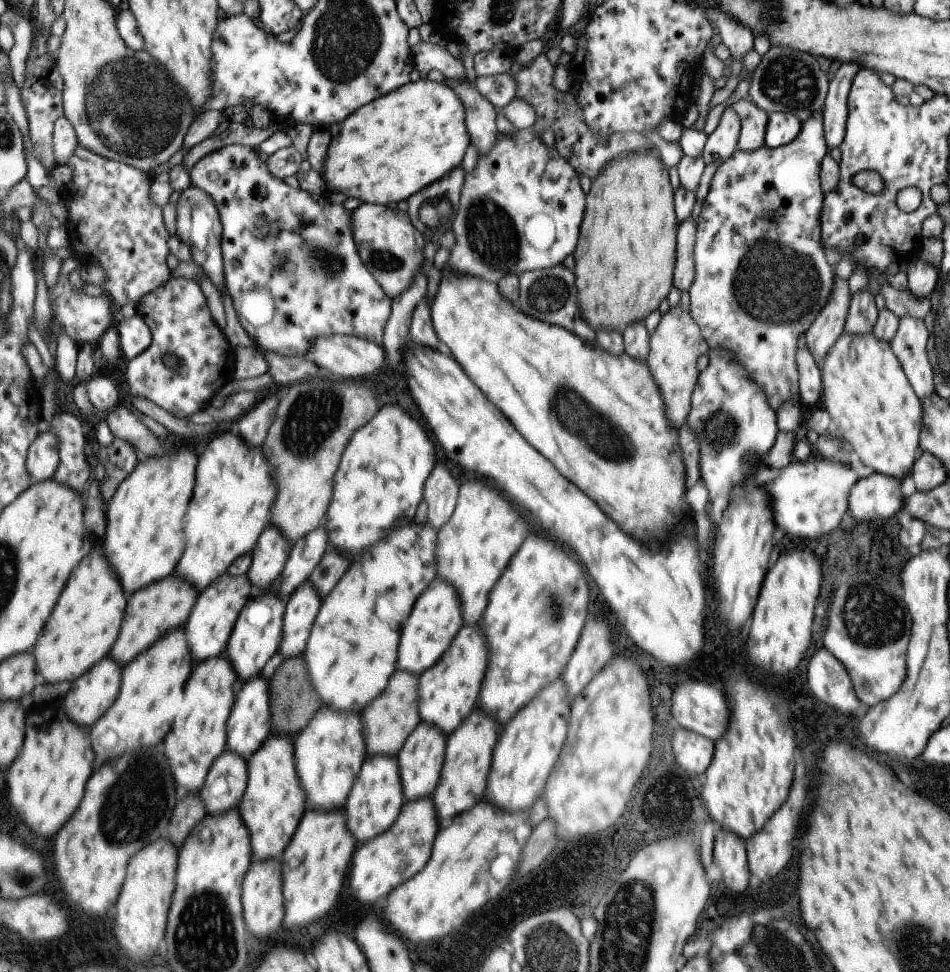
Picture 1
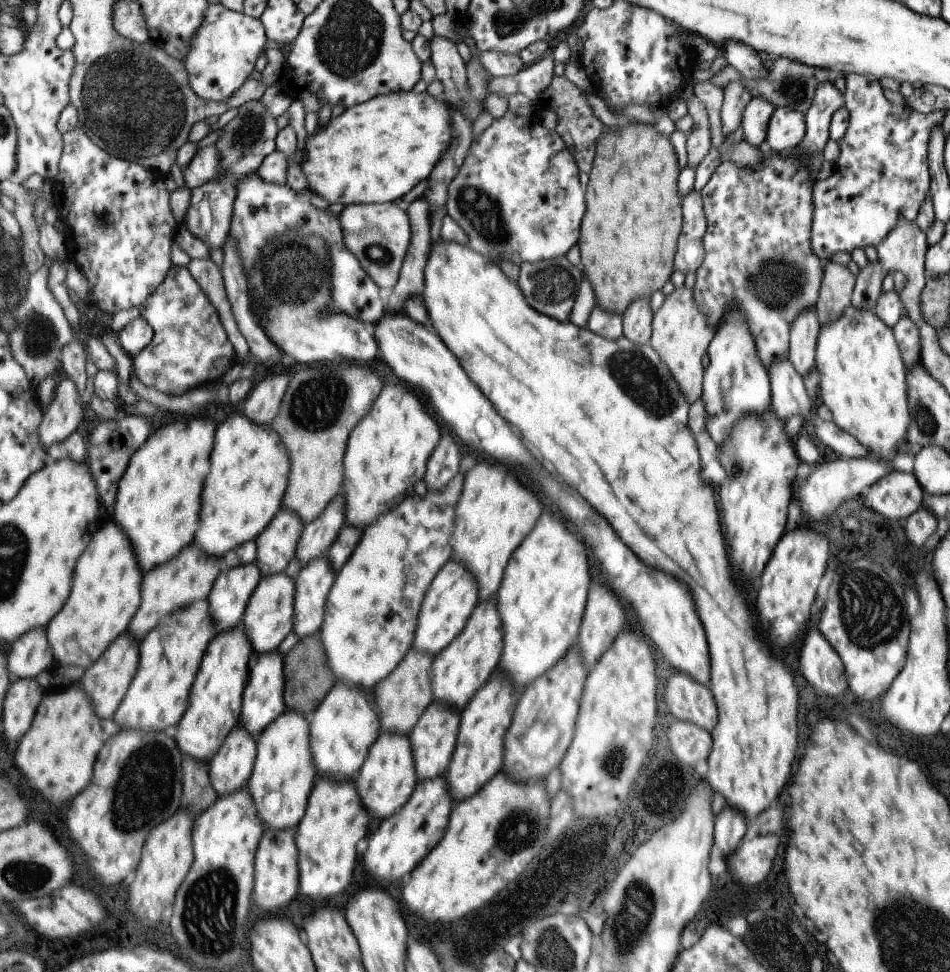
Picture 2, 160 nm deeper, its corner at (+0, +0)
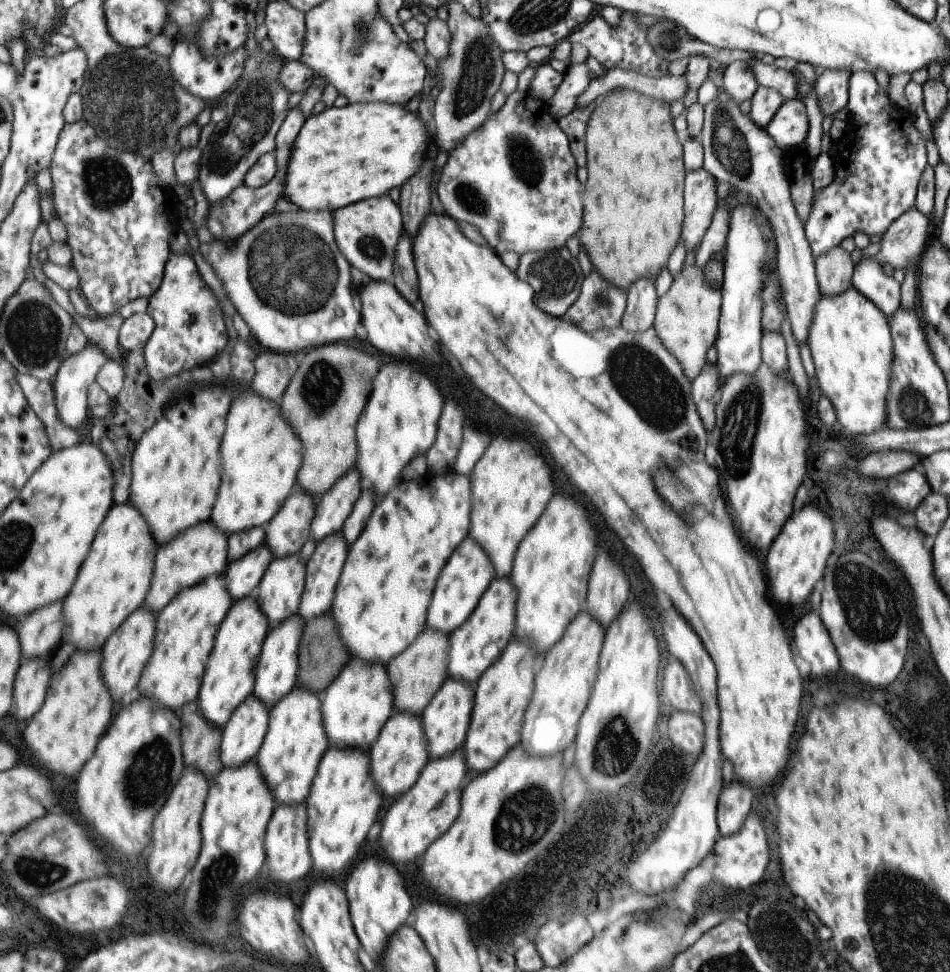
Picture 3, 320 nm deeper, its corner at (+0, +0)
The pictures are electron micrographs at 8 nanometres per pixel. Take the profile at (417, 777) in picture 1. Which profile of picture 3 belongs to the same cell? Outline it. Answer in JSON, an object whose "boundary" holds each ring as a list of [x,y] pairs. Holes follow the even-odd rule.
{"boundary":[[[448,678],[434,701],[422,713],[427,742],[430,743],[430,760],[447,758],[449,754],[455,754],[459,746],[465,744],[465,738],[470,733],[471,718],[474,717],[475,692],[475,687],[469,682]]]}

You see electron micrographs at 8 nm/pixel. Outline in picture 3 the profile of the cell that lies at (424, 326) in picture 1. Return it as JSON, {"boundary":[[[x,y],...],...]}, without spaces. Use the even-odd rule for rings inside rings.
{"boundary":[[[403,234],[402,240],[398,244],[397,269],[395,270],[393,284],[415,309],[421,308],[423,310],[423,302],[421,302],[421,296],[419,296],[419,276],[417,276],[411,246],[414,247],[414,244],[411,242],[409,234]]]}

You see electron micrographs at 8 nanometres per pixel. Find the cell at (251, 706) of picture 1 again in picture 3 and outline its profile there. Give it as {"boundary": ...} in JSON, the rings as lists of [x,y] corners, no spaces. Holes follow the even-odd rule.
{"boundary":[[[295,614],[290,621],[283,622],[277,629],[272,629],[263,646],[262,658],[259,660],[258,674],[254,694],[257,700],[265,702],[267,708],[272,709],[285,697],[289,697],[298,684],[299,654],[302,649],[303,630],[307,621]]]}

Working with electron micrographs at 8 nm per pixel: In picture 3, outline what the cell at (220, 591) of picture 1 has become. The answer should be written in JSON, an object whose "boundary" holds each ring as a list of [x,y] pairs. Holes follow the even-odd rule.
{"boundary":[[[265,543],[245,558],[231,563],[227,574],[227,588],[233,596],[233,602],[241,598],[255,596],[267,570],[275,560],[274,553]]]}

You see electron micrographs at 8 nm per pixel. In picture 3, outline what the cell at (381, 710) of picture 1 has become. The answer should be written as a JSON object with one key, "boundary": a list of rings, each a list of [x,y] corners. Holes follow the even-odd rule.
{"boundary":[[[426,630],[410,649],[399,654],[387,666],[393,683],[396,710],[422,715],[449,677],[450,651],[450,636],[437,630]]]}

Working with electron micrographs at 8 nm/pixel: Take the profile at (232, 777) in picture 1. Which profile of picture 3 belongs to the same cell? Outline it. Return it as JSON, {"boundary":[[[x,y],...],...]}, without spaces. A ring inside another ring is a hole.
{"boundary":[[[251,694],[224,728],[221,760],[224,768],[235,768],[251,762],[263,747],[269,731],[271,709]]]}

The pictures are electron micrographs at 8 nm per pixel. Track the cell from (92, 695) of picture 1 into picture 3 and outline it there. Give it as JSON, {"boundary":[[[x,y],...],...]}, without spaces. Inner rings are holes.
{"boundary":[[[143,608],[143,610],[139,610],[139,614],[137,612],[131,614],[131,618],[127,618],[122,628],[109,638],[103,648],[105,650],[103,680],[107,682],[107,686],[115,698],[123,698],[125,694],[129,694],[137,688],[143,670],[145,670],[145,666],[153,654],[155,636],[157,636],[157,616],[153,614],[153,610]]]}

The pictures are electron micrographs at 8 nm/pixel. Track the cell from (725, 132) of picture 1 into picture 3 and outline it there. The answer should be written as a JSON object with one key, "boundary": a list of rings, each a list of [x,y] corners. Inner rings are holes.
{"boundary":[[[737,60],[724,68],[721,88],[729,94],[729,98],[739,106],[741,102],[751,99],[757,90],[757,82],[746,62]]]}

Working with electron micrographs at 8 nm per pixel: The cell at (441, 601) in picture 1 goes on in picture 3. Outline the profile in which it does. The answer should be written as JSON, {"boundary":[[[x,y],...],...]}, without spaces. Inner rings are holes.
{"boundary":[[[468,537],[462,546],[459,546],[450,562],[447,562],[446,569],[442,571],[438,586],[434,591],[434,598],[431,598],[426,630],[437,630],[447,636],[459,630],[465,622],[470,620],[471,614],[478,609],[479,602],[482,601],[494,580],[495,566],[491,562],[490,555],[479,544],[475,544],[475,540]]]}

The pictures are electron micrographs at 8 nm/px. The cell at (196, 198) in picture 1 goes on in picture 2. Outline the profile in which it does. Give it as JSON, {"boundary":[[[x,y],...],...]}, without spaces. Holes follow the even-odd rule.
{"boundary":[[[261,99],[240,106],[234,118],[224,126],[215,143],[222,159],[222,171],[217,178],[192,190],[191,206],[186,214],[187,228],[210,248],[224,250],[227,235],[232,230],[234,204],[238,195],[238,184],[242,179],[257,172],[263,161],[275,151],[275,138],[280,131],[277,117],[273,116]]]}

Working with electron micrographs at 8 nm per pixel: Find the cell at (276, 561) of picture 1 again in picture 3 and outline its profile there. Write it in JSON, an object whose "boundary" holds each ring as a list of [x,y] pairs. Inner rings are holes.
{"boundary":[[[298,487],[286,505],[267,526],[265,544],[275,558],[286,558],[301,552],[311,537],[319,502]]]}

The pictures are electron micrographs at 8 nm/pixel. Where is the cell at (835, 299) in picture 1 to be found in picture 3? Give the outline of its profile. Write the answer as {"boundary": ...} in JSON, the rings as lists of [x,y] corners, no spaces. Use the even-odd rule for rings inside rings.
{"boundary":[[[833,246],[819,258],[814,258],[816,284],[820,296],[837,296],[851,287],[853,264],[850,254]]]}

